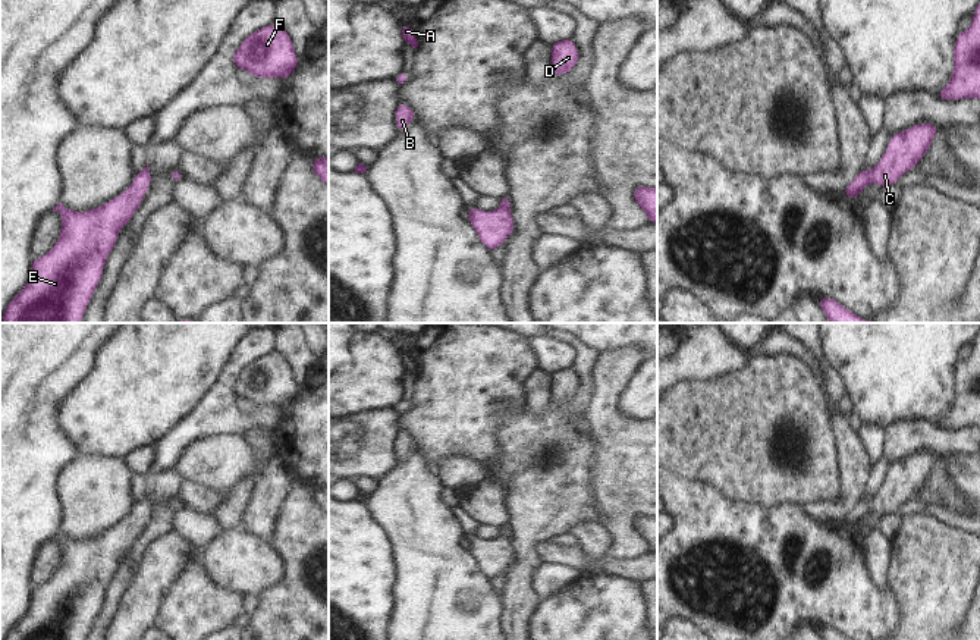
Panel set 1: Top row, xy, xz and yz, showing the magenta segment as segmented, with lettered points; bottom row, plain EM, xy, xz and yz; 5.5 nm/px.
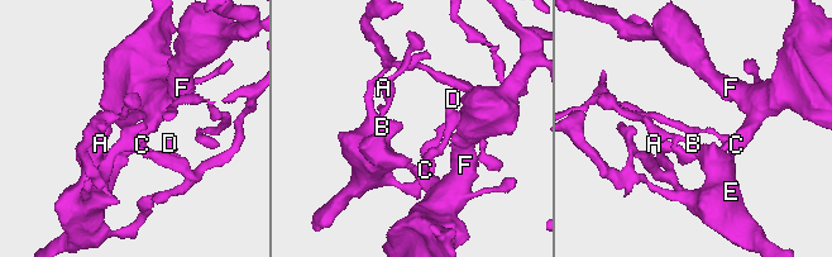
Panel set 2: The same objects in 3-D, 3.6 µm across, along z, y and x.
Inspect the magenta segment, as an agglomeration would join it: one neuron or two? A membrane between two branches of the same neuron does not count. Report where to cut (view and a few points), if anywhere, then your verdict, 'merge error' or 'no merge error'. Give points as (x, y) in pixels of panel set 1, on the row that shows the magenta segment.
no cut; no merge error

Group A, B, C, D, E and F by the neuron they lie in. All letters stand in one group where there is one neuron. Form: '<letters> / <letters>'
A B C D E F

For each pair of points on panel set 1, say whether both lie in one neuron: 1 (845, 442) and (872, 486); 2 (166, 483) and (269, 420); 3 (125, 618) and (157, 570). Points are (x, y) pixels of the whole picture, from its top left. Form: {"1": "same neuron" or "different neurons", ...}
{"1": "different neurons", "2": "different neurons", "3": "same neuron"}

